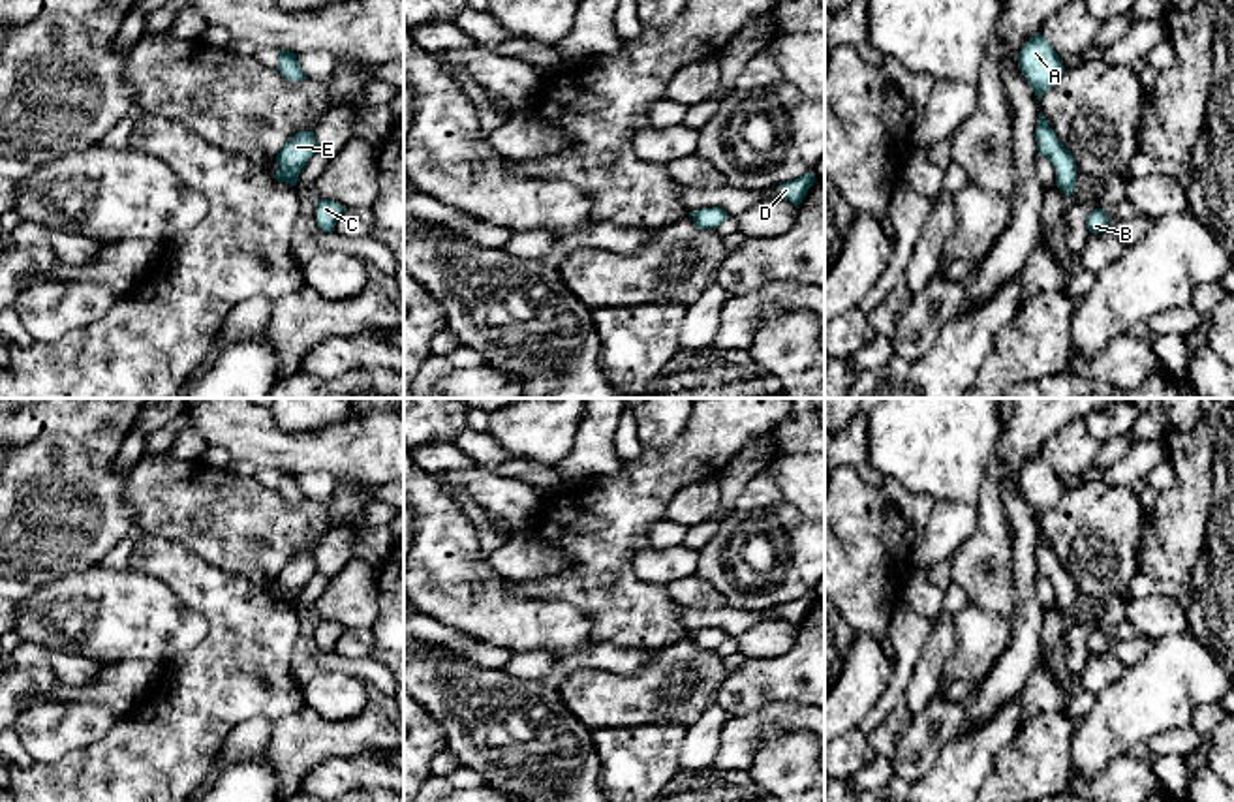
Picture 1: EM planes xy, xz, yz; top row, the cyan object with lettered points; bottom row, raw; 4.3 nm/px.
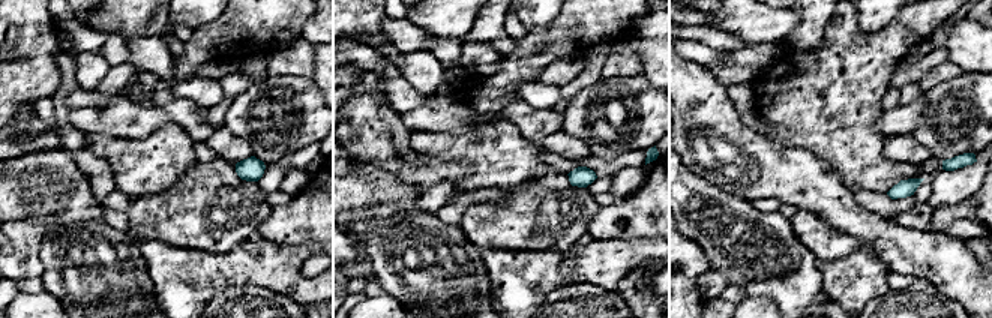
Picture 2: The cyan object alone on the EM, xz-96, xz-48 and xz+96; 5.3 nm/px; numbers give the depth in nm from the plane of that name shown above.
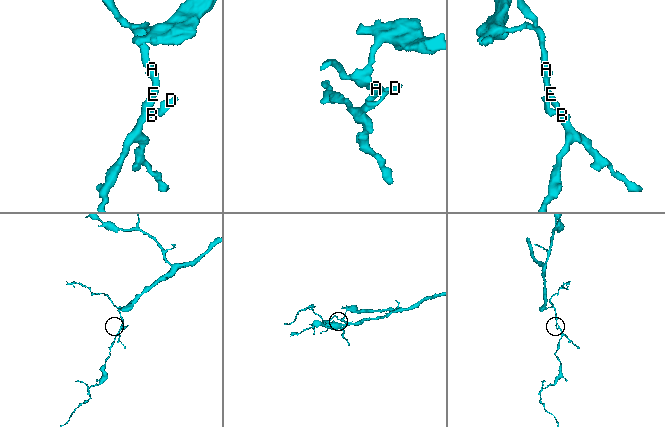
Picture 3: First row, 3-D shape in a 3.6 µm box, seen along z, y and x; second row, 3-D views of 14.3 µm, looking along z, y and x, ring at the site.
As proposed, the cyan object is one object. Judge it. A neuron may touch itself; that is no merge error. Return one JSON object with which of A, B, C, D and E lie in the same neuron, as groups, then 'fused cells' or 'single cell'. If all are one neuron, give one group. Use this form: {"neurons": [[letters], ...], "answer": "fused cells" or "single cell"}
{"neurons": [["A", "B", "C", "D", "E"]], "answer": "single cell"}

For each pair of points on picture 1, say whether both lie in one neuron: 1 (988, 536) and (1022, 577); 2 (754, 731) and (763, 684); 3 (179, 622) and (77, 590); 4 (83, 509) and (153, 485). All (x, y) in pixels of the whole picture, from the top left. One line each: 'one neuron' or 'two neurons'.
1: two neurons
2: two neurons
3: one neuron
4: two neurons

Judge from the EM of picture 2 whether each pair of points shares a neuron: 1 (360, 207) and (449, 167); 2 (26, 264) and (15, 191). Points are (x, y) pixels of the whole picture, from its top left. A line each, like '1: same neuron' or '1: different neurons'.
1: different neurons
2: same neuron

